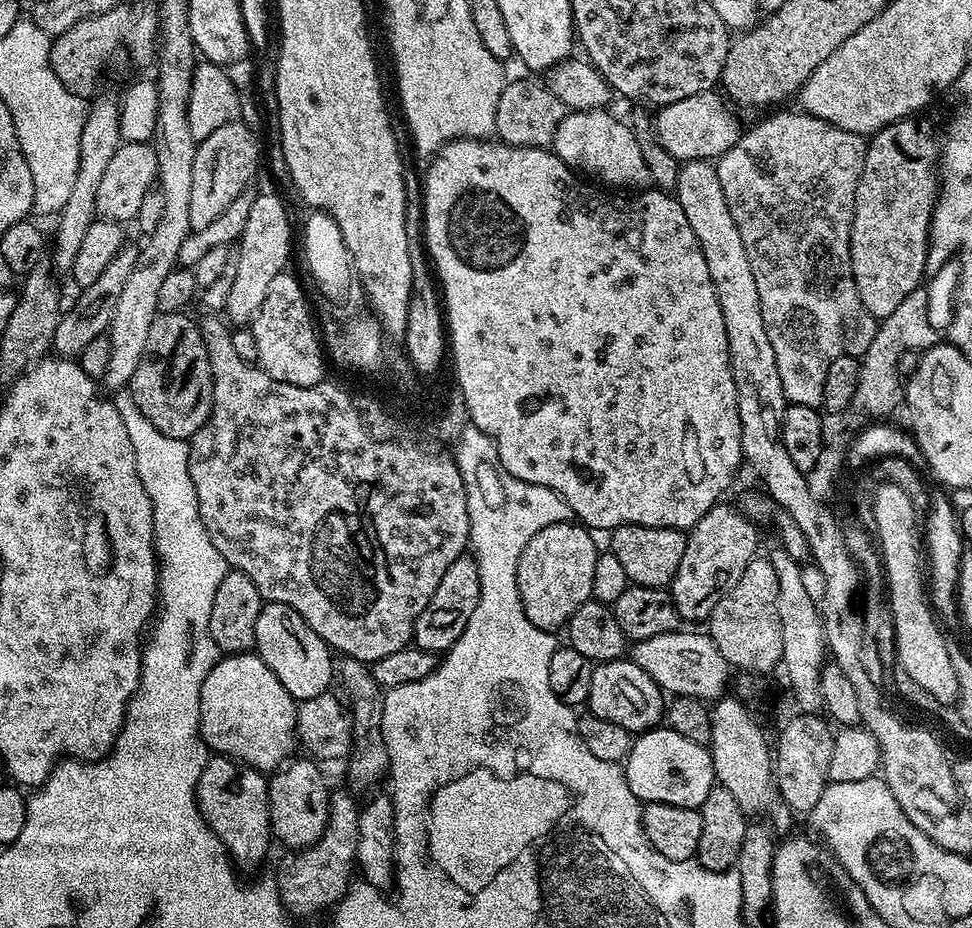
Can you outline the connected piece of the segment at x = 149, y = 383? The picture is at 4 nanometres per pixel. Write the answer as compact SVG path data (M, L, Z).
M183 311L161 312L153 319L150 326L150 338L146 338L146 350L138 362L138 370L134 370L130 391L138 410L162 430L170 438L191 440L212 413L212 375L210 374L210 358L206 350L204 336L200 332L199 323L184 316Z

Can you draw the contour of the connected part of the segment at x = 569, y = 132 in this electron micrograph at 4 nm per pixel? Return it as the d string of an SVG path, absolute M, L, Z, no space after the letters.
M592 108L589 112L569 111L558 126L550 148L556 157L577 173L589 172L601 180L599 183L613 184L616 190L644 190L652 184L650 170L642 158L636 136L627 123L615 120L611 111Z

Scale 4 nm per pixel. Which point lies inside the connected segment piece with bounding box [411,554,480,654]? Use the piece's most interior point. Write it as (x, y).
(444, 621)

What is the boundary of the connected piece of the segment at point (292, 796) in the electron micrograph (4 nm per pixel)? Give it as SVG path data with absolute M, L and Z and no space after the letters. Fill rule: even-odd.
M292 758L271 773L268 782L268 809L272 835L285 844L285 849L308 848L326 830L328 817L328 798L330 788L324 785L324 776L320 773L321 765L315 759L296 760Z

